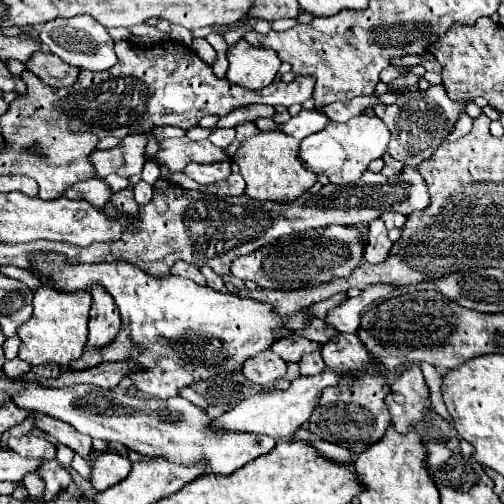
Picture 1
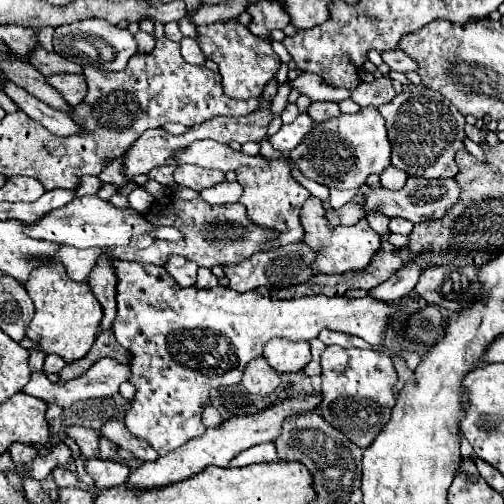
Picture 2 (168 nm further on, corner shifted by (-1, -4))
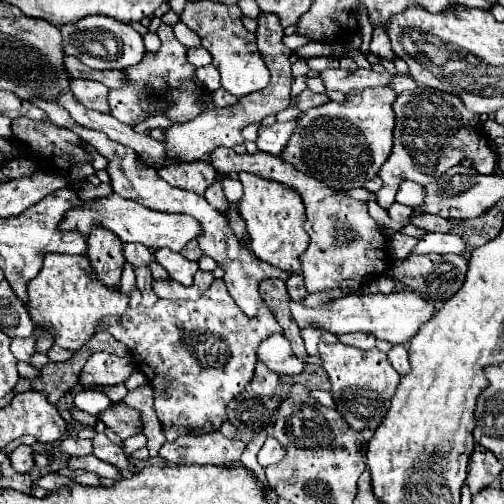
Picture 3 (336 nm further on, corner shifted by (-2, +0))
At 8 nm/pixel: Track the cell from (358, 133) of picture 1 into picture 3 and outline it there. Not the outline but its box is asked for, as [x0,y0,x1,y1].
[280,86,396,190]

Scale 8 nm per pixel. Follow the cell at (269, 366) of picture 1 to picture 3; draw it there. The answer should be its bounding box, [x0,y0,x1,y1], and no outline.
[250,362,280,396]

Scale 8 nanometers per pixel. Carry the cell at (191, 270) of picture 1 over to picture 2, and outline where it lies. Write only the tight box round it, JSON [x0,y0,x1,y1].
[165,256,197,288]

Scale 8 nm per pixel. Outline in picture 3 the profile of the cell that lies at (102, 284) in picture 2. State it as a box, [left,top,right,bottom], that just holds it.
[88,228,126,286]

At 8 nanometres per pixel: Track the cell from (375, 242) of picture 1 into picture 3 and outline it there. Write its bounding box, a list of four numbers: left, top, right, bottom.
[378,86,498,208]

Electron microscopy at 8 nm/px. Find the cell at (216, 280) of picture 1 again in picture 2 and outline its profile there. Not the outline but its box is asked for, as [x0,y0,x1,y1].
[197,268,217,288]

